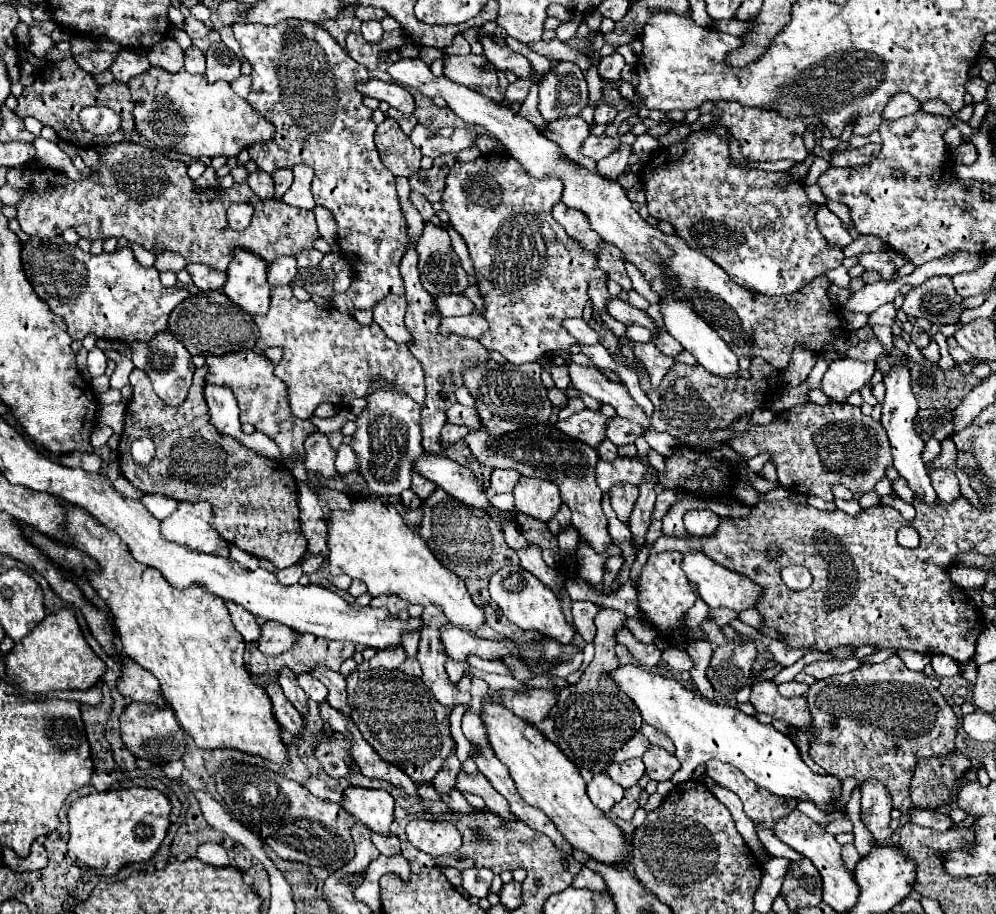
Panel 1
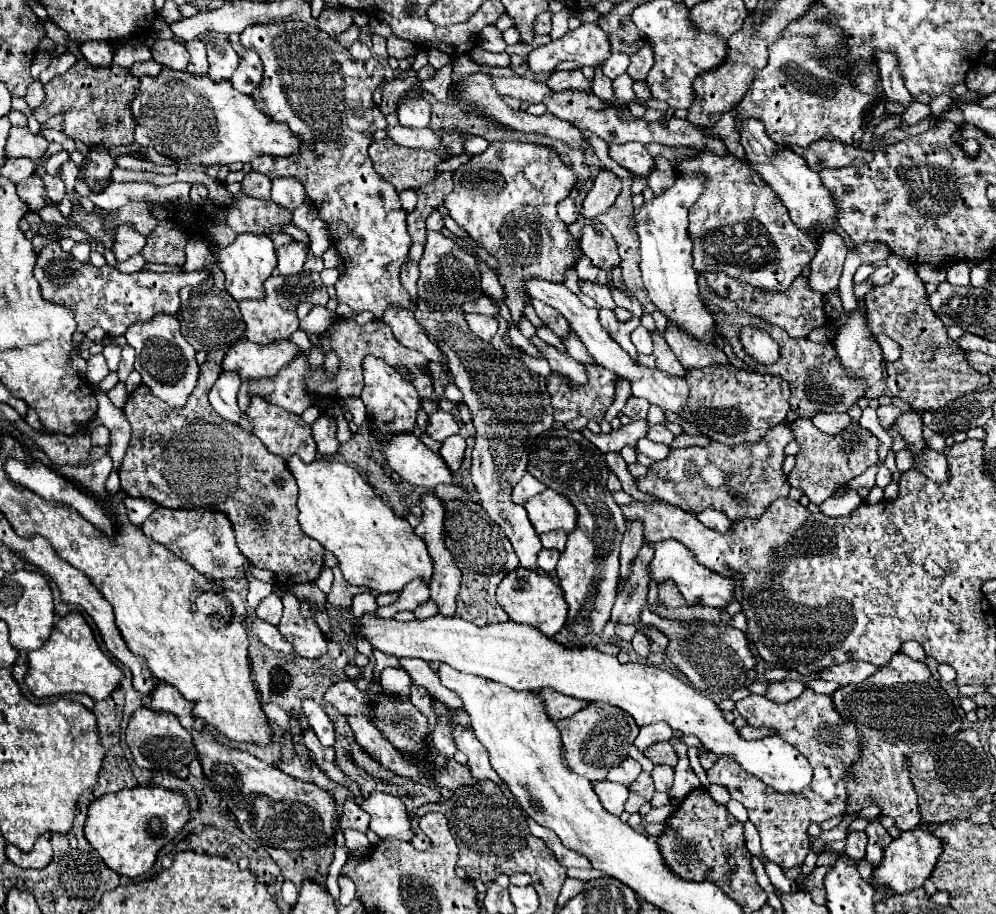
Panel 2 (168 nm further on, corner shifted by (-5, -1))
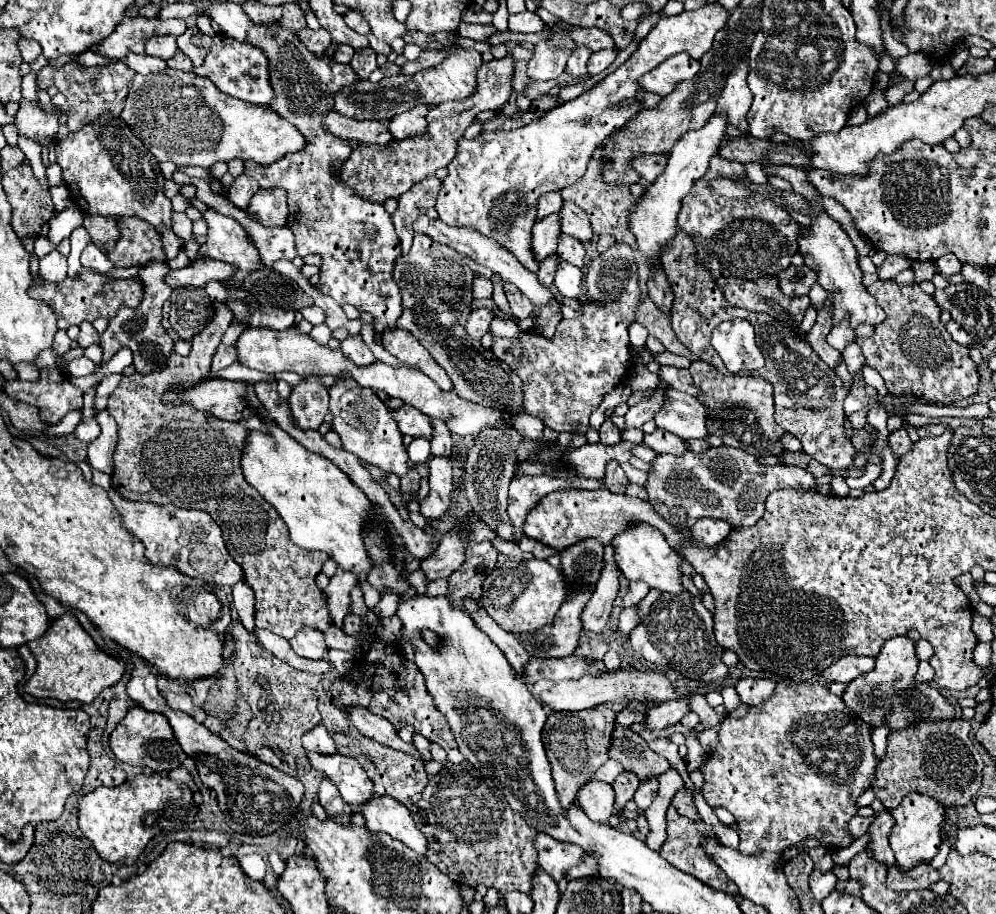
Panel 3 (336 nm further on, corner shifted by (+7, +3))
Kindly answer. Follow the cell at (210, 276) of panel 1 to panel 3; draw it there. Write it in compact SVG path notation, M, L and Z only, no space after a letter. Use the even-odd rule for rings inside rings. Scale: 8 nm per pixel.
M102 116L102 120L96 120L78 132L70 132L64 142L56 144L56 156L72 200L86 214L138 216L156 226L156 230L162 234L168 260L178 256L184 240L180 240L170 228L172 204L162 190L164 176L160 172L160 162L120 118Z

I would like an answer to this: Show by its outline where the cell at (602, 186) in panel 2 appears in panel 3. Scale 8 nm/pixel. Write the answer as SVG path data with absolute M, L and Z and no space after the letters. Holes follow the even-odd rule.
M560 212L550 214L542 220L536 220L534 230L532 230L532 252L536 260L544 260L546 256L554 254L560 242Z

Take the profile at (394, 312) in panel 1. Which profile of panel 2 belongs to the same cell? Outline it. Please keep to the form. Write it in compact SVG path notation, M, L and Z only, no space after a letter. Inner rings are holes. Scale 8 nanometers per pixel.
M392 306L386 310L386 316L382 318L386 324L390 324L392 332L394 332L394 338L406 346L408 350L416 350L420 354L424 354L426 360L430 362L440 362L444 360L442 352L438 350L438 346L428 340L424 328L414 320L414 312L406 312L404 308L398 308L398 306Z

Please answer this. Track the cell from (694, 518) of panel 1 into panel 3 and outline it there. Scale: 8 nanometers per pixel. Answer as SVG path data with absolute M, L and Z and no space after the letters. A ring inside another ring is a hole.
M702 518L694 524L692 528L692 536L696 542L706 544L706 546L714 546L720 544L728 534L730 534L732 526L724 520L716 520L716 518Z

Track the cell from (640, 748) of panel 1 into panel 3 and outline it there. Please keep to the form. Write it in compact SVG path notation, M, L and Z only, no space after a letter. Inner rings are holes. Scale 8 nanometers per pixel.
M670 700L670 702L662 702L658 706L654 706L648 714L644 722L636 722L632 724L632 732L642 732L642 730L664 730L676 722L680 722L686 714L690 712L688 702L686 700Z

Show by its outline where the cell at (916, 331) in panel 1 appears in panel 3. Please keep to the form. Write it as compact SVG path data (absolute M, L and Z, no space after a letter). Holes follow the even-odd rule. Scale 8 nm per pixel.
M878 280L878 282L870 284L866 290L878 300L880 308L886 312L886 320L876 326L876 332L870 340L856 338L856 344L864 352L866 366L874 368L884 378L886 388L892 396L906 398L906 400L914 400L914 396L918 396L918 400L928 402L928 404L954 404L954 402L964 400L978 392L980 374L978 374L974 360L970 358L970 348L960 346L946 332L946 328L940 322L940 310L930 294L922 292L918 284L906 286L906 290L904 290L904 286L894 280Z

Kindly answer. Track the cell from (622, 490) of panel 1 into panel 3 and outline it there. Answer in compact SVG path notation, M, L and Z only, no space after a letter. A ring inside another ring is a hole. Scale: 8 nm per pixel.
M608 544L604 546L604 562L606 562L606 566L596 584L596 590L582 612L584 630L590 630L590 632L602 632L602 628L608 624L612 604L620 590L618 564L614 560L614 550L608 548Z

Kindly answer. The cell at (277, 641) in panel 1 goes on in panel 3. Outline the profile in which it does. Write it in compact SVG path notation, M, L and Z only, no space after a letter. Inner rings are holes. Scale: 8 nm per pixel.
M300 628L296 636L290 640L290 646L302 658L318 660L318 658L324 658L326 654L324 636L316 628Z

